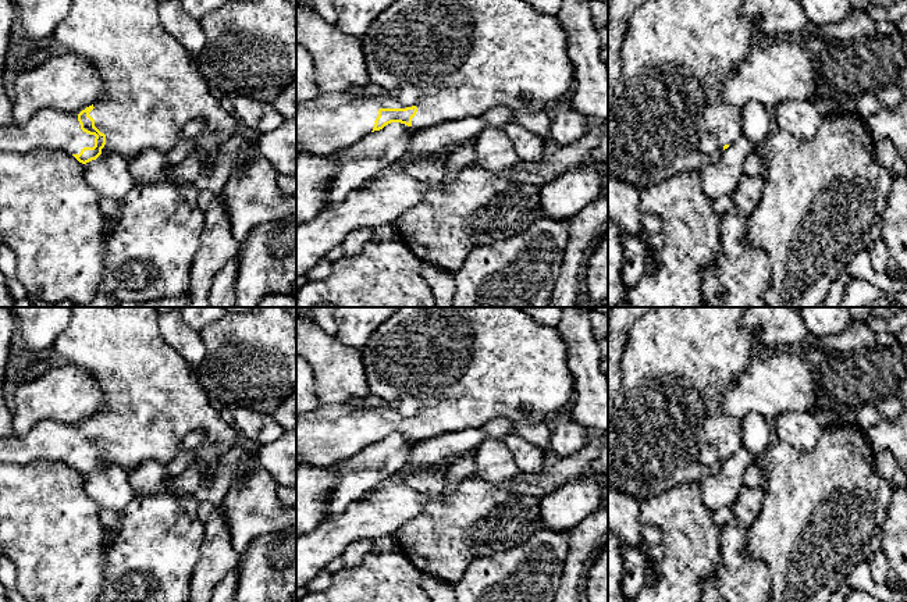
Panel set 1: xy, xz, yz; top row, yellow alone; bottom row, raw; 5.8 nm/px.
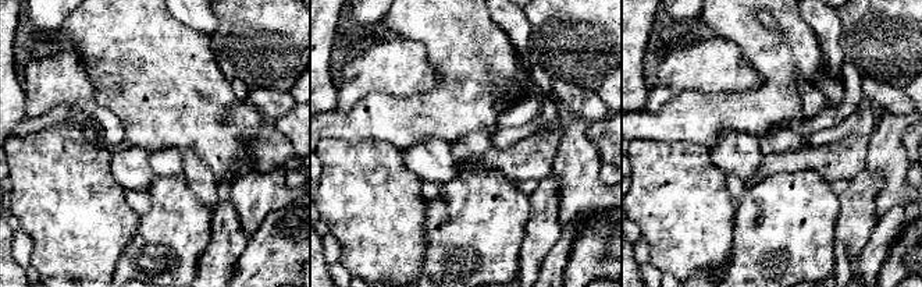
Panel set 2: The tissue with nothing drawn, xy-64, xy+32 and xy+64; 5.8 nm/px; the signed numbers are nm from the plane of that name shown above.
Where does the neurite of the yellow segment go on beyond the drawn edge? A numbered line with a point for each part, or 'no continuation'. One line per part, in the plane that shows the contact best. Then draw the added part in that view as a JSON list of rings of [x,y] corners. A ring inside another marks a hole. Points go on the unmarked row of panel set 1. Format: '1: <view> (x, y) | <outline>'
1: xy (153, 398) | [[[71,307],[71,310],[71,323],[54,341],[51,349],[67,363],[88,370],[104,395],[104,406],[93,414],[95,420],[89,427],[95,431],[95,438],[106,446],[106,463],[120,466],[127,473],[147,460],[167,466],[184,450],[182,438],[203,430],[206,437],[193,449],[198,455],[193,464],[203,470],[203,478],[209,481],[220,457],[241,442],[239,434],[211,406],[198,371],[163,341],[156,307]]]
2: xy (50, 440) | [[[47,420],[36,424],[26,435],[10,435],[0,439],[0,463],[25,464],[38,460],[63,462],[70,466],[79,466],[83,459],[95,457],[95,446],[81,441],[78,425],[63,424],[56,420]]]

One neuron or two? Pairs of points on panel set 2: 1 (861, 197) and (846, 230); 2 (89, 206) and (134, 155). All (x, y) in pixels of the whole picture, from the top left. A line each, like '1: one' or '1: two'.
1: one
2: two

